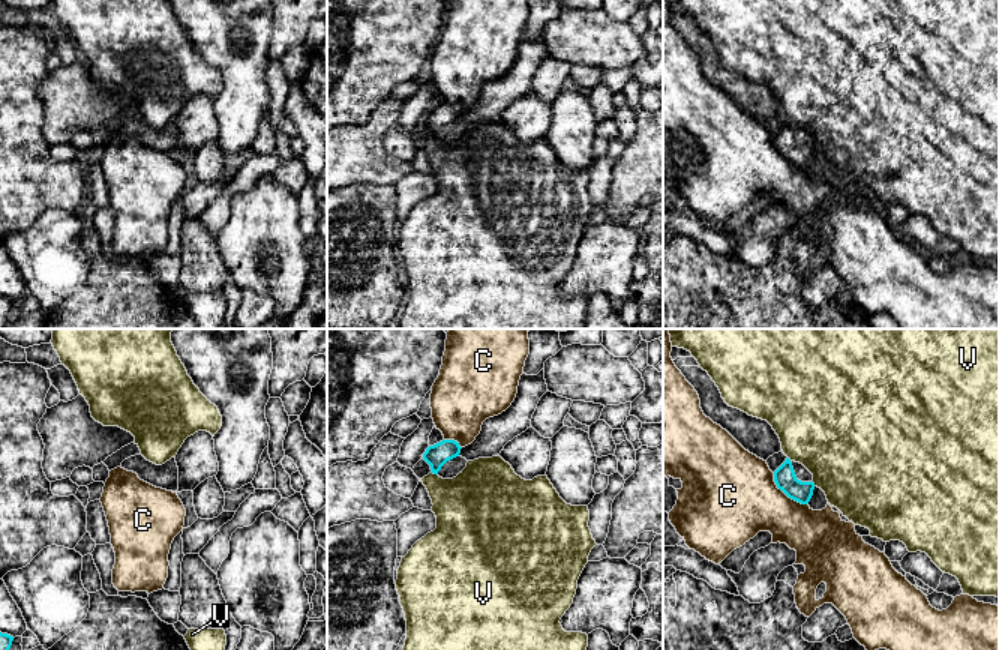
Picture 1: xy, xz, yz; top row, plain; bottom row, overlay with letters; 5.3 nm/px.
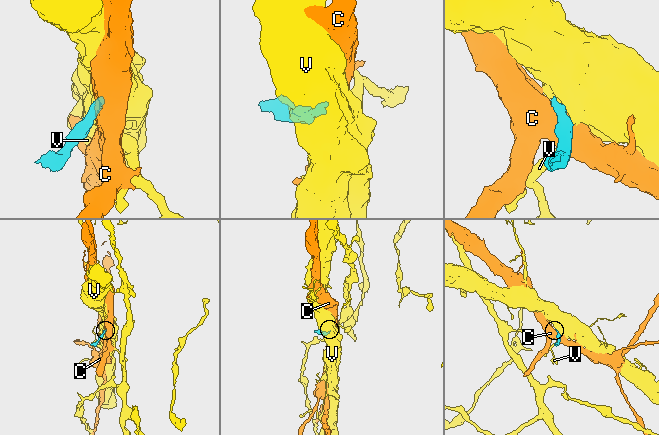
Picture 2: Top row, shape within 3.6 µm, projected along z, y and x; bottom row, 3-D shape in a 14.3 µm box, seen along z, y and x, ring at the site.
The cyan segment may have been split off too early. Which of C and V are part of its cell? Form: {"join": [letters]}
{"join": []}

